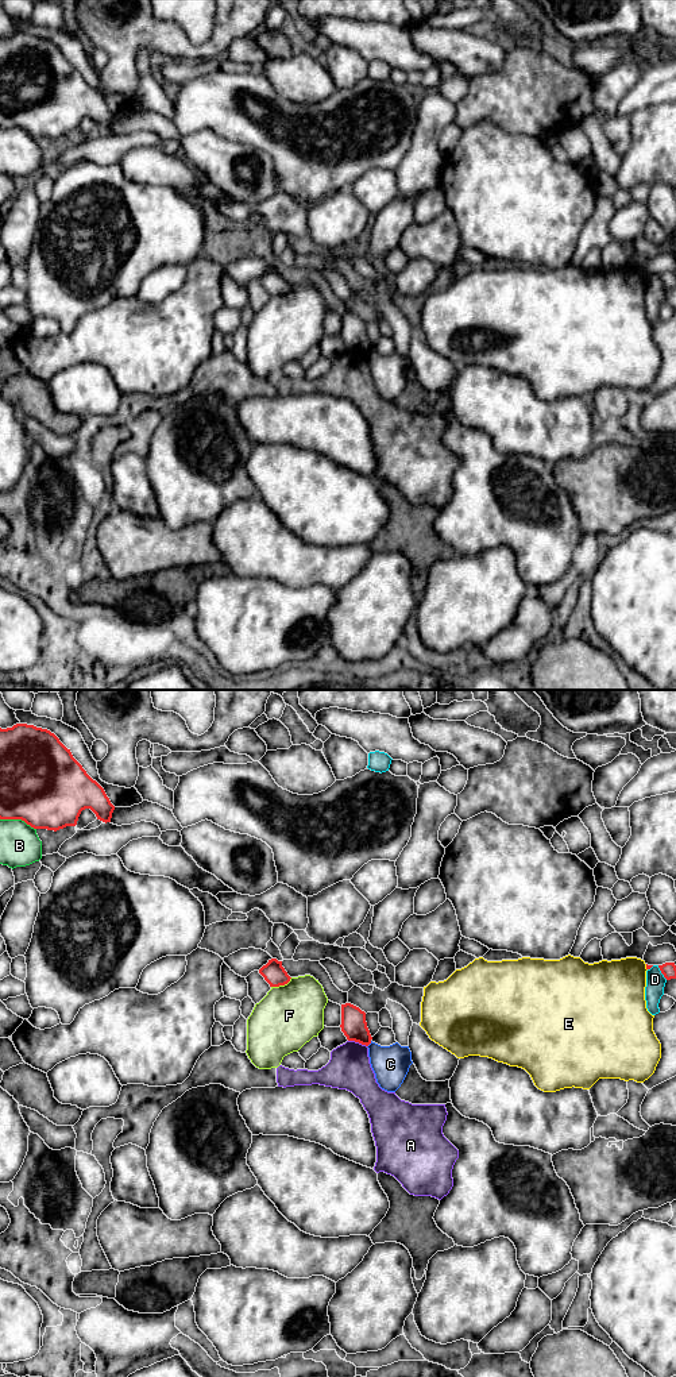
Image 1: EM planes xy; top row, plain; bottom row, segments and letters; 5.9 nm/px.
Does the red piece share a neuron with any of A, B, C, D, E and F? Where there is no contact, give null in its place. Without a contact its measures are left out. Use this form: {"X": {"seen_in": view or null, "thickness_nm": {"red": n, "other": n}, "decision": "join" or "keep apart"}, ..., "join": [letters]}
{"A": {"seen_in": "xy", "thickness_nm": {"red": 150, "other": 260}, "decision": "keep apart"}, "B": {"seen_in": "xy", "thickness_nm": {"red": 500, "other": 240}, "decision": "keep apart"}, "C": {"seen_in": "xy", "thickness_nm": {"red": 150, "other": 220}, "decision": "keep apart"}, "D": {"seen_in": "xy", "thickness_nm": {"red": 90, "other": 110}, "decision": "keep apart"}, "E": {"seen_in": "xy", "thickness_nm": {"red": 30, "other": 360}, "decision": "keep apart"}, "F": {"seen_in": "xy", "thickness_nm": {"red": 140, "other": 380}, "decision": "keep apart"}, "join": []}

